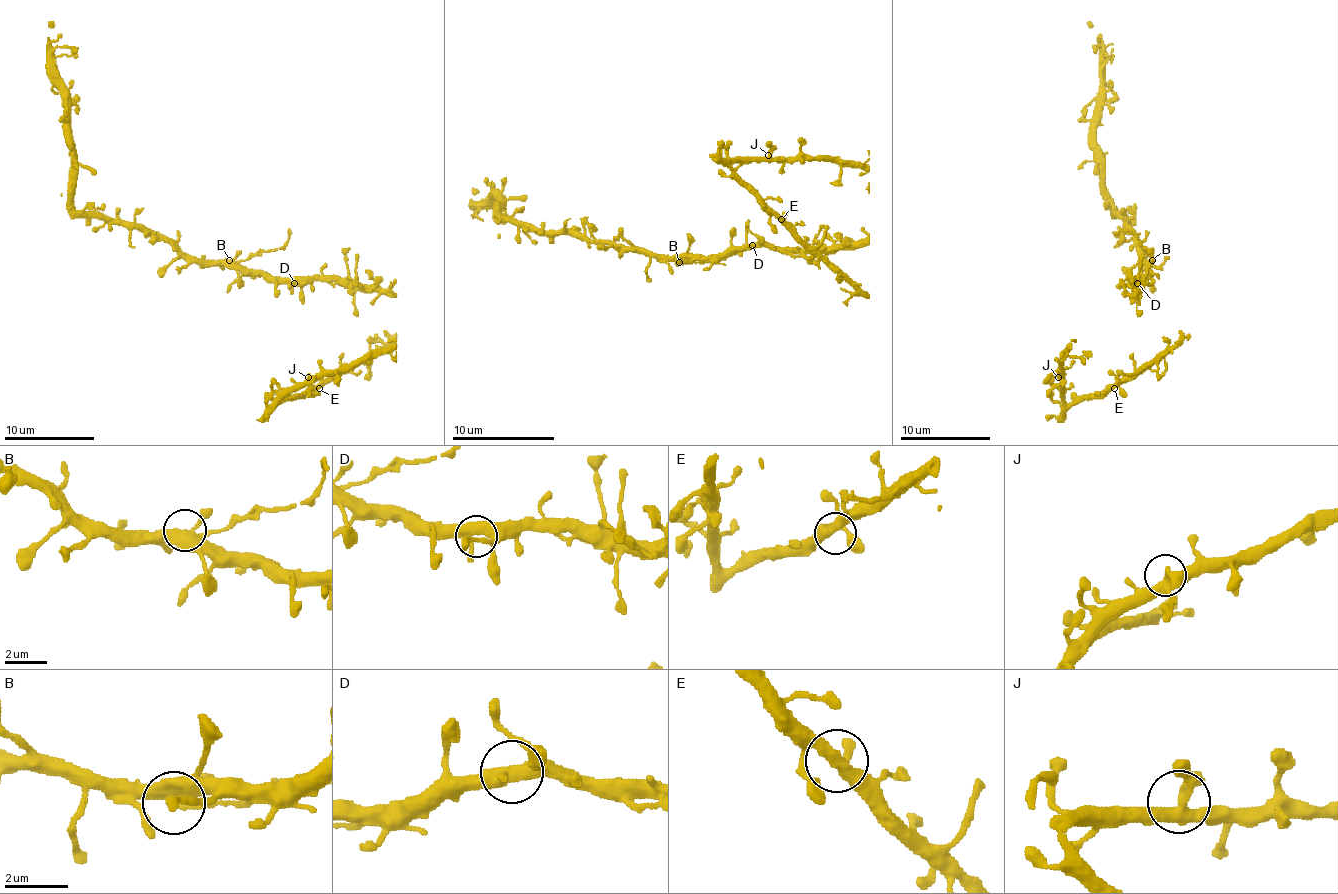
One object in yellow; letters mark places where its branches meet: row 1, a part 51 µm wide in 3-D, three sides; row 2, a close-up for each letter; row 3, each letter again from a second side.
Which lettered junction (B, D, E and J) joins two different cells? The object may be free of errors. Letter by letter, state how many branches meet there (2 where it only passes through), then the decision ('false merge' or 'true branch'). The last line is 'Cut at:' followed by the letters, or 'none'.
B: branches 4; false merge
D: branches 4; true branch
E: branches 4; true branch
J: branches 4; true branch
Cut at: B

